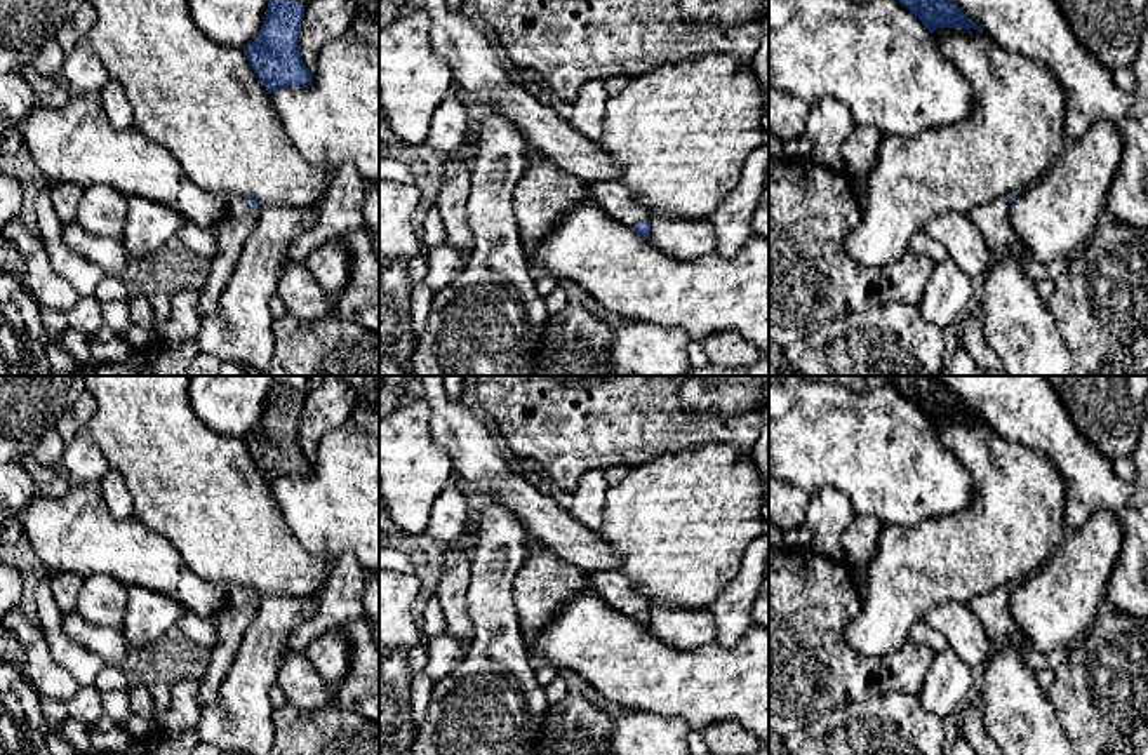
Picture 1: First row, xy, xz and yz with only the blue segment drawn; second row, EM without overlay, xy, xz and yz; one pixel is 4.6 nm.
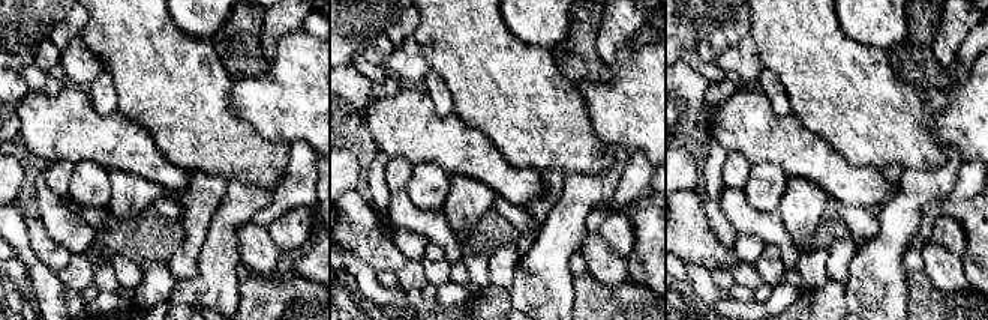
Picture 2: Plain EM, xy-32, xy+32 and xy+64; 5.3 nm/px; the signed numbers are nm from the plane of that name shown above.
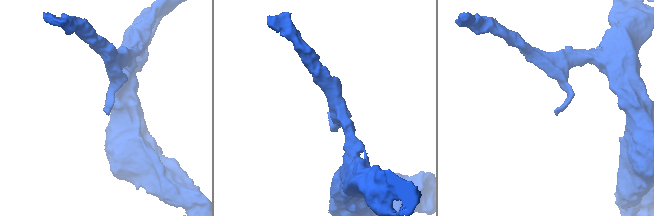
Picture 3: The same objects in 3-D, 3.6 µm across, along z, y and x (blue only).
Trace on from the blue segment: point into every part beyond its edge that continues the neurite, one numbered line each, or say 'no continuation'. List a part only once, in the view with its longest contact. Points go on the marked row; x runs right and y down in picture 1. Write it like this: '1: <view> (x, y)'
1: xy (235, 227)

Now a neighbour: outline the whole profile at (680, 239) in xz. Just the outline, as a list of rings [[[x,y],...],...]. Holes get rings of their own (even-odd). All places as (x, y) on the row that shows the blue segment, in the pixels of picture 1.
[[[651,212],[651,242],[666,256],[694,261],[717,251],[717,231],[708,219],[673,219]]]

